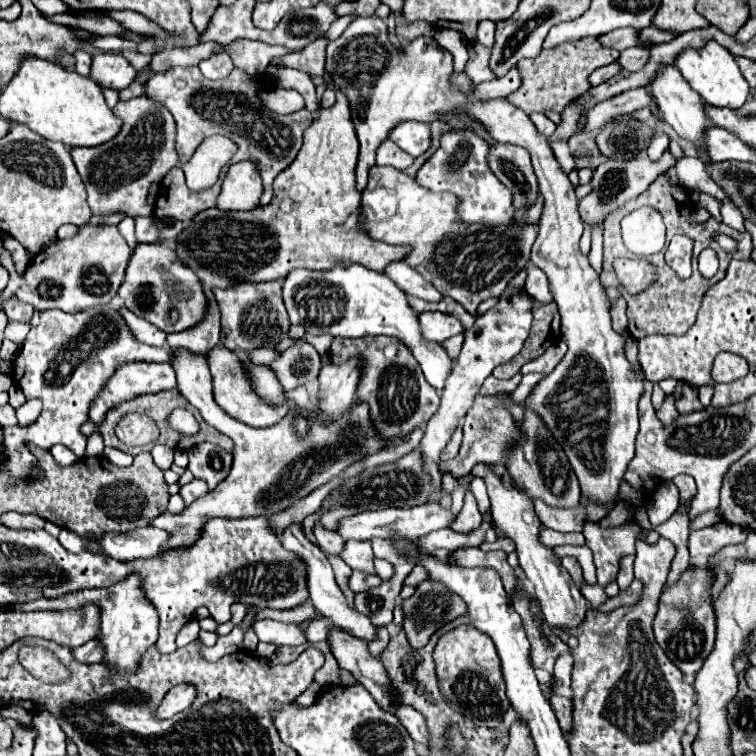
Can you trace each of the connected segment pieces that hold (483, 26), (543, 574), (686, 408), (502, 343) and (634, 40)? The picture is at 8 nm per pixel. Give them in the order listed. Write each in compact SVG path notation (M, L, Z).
M480 22L478 32L476 32L478 42L480 42L482 46L490 48L490 46L494 44L494 32L496 32L496 24L494 24L494 22Z
M476 464L468 475L458 480L458 484L462 485L470 481L474 476L484 478L484 482L488 486L488 494L490 494L490 502L492 502L492 518L494 518L494 524L496 524L496 528L506 538L510 538L516 544L518 562L520 562L522 570L526 572L528 580L536 588L536 598L540 602L542 616L544 616L546 624L550 628L558 628L558 630L568 630L572 626L578 626L586 618L588 602L582 596L582 592L576 588L576 584L572 582L568 570L564 570L564 566L560 564L560 560L554 556L554 552L538 542L540 520L538 520L538 516L534 512L534 504L530 502L530 498L522 490L518 490L516 486L512 490L506 490L502 486L502 478L496 476L494 472L490 472L484 464Z
M686 386L682 392L682 398L676 402L676 408L680 414L690 414L690 412L698 412L704 410L704 406L698 402L696 390L692 386Z
M508 288L508 290L504 290L504 294L500 294L498 306L488 310L486 314L478 316L474 326L464 332L466 340L464 340L462 352L454 360L452 374L448 376L444 390L442 390L442 396L440 396L440 406L438 406L436 414L428 420L426 434L420 442L420 454L424 460L424 470L426 470L426 474L430 474L432 486L434 486L434 492L430 494L428 502L440 504L440 498L442 498L442 474L440 474L438 462L440 462L440 454L442 454L444 446L448 444L448 438L452 438L456 426L464 420L468 408L474 402L474 396L478 394L482 382L492 374L492 370L498 364L512 360L520 352L520 348L528 336L530 322L532 322L532 314L530 314L528 296L522 292L522 288Z
M620 28L620 30L612 30L608 34L602 34L598 38L598 42L604 48L616 48L618 52L630 48L630 46L640 46L638 42L638 30L636 28Z

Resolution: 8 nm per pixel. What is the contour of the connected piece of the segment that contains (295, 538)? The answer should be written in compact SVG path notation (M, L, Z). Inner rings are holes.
M294 522L294 524L290 524L290 526L282 532L282 546L284 546L286 550L294 552L294 554L300 558L300 562L304 562L306 574L308 574L308 592L310 592L310 600L312 600L314 608L320 610L320 614L328 616L338 628L342 628L342 630L354 634L356 638L374 640L374 638L376 638L376 628L372 626L372 622L370 622L366 616L362 616L362 614L358 614L356 610L348 608L346 598L344 598L342 590L340 590L338 584L336 584L336 578L334 578L332 566L330 566L330 562L328 562L328 556L320 550L318 544L314 544L314 542L308 540L308 536L304 534L302 524L296 524L296 522Z

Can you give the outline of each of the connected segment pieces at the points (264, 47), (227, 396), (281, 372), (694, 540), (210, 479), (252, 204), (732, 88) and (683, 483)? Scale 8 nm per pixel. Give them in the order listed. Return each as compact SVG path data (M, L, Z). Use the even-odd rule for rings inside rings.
M252 40L230 42L228 46L222 46L222 50L232 58L236 68L242 68L252 76L262 74L264 68L274 58L288 54L288 48L284 46L270 46L266 42L252 42Z
M216 346L214 350L210 350L206 354L206 362L208 362L208 368L212 372L212 380L214 380L214 398L216 398L216 404L220 408L224 408L226 414L230 414L232 418L236 418L236 420L240 420L240 422L244 422L248 426L256 426L256 428L274 426L276 422L280 422L286 416L288 406L274 408L274 406L268 406L266 402L262 402L256 394L252 394L250 382L248 382L248 378L244 374L244 368L242 368L242 362L240 362L238 354L234 354L228 348Z
M298 340L296 346L282 352L280 358L276 358L270 366L276 370L280 384L286 390L294 390L318 378L320 356L312 344L308 344L306 340Z
M722 522L720 528L708 526L704 530L696 530L690 534L688 542L691 563L704 566L712 554L716 554L720 548L728 544L740 544L746 540L746 536L748 536L746 530L728 522Z
M210 442L194 446L192 450L188 450L188 456L190 456L188 470L196 478L202 478L210 490L214 490L232 468L232 454Z
M248 162L244 166L232 164L226 180L222 184L222 192L218 196L216 208L220 210L252 210L256 208L260 194L264 192L262 178L258 168Z
M712 38L702 48L684 48L676 60L676 68L682 72L686 82L704 98L704 102L712 106L728 106L728 108L740 108L748 100L750 86L746 78L740 74L738 64L734 62L734 56L720 46L718 42L712 42Z
M680 474L680 476L676 476L672 482L674 482L674 484L678 486L678 490L680 490L680 502L686 502L686 500L690 500L690 498L696 494L696 484L692 482L692 476Z

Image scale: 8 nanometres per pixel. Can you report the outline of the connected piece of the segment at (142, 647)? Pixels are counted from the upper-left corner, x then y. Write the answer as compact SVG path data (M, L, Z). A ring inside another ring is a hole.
M128 576L124 582L118 582L110 588L96 588L96 590L80 590L72 594L64 594L56 600L40 598L26 604L16 604L14 610L20 612L36 612L36 610L80 610L84 604L96 604L100 608L100 630L96 634L96 640L100 640L100 646L104 648L104 660L102 664L108 668L108 678L124 676L124 674L136 674L140 668L142 654L156 644L158 638L158 614L152 608L152 604L144 598L142 584L138 576Z

